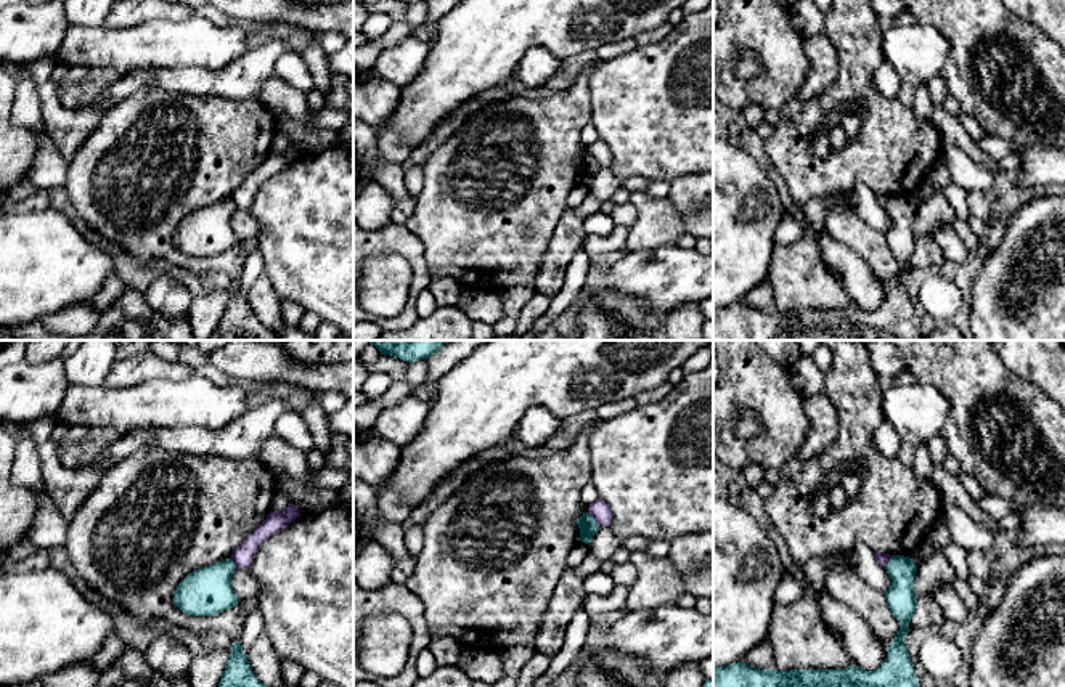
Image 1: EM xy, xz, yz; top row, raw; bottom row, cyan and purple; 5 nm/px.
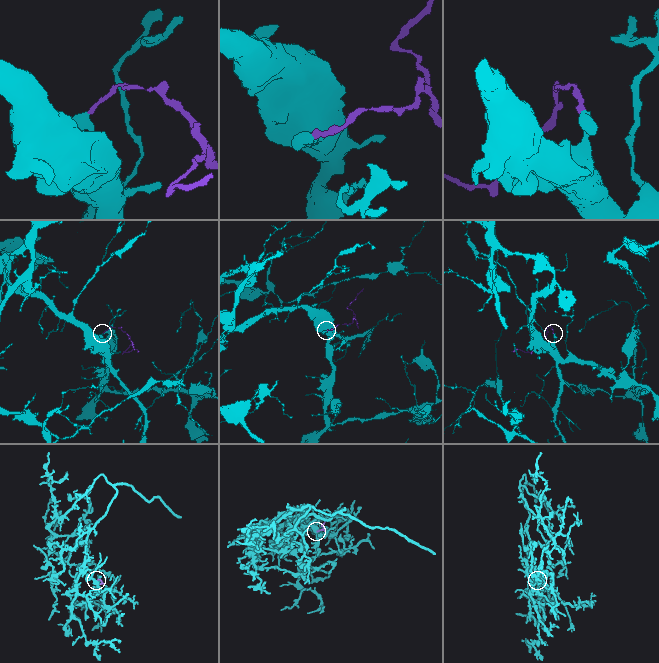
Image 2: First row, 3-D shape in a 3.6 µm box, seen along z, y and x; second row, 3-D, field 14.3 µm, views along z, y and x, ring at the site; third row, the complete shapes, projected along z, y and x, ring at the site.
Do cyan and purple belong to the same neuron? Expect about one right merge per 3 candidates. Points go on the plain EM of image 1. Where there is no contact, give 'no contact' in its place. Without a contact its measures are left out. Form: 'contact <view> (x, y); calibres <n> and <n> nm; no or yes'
contact xz (595, 159); calibres 90 and 90 nm; no

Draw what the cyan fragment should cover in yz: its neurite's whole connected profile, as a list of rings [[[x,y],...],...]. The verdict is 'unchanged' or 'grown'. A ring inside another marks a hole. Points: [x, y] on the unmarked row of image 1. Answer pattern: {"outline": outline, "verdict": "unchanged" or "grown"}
{"outline": [[[892,196],[885,210],[892,226],[883,233],[901,268],[888,284],[885,302],[874,311],[845,310],[760,310],[744,302],[713,308],[713,340],[922,340],[919,318],[904,286],[916,254],[917,205]]], "verdict": "unchanged"}

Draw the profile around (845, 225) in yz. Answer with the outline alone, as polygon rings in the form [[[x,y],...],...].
[[[853,209],[830,210],[826,233],[855,252],[883,286],[888,286],[890,278],[901,268],[887,246],[885,234],[872,230]]]

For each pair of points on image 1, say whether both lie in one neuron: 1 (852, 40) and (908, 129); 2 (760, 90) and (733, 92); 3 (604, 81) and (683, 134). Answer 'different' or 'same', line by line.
1: same
2: same
3: same

